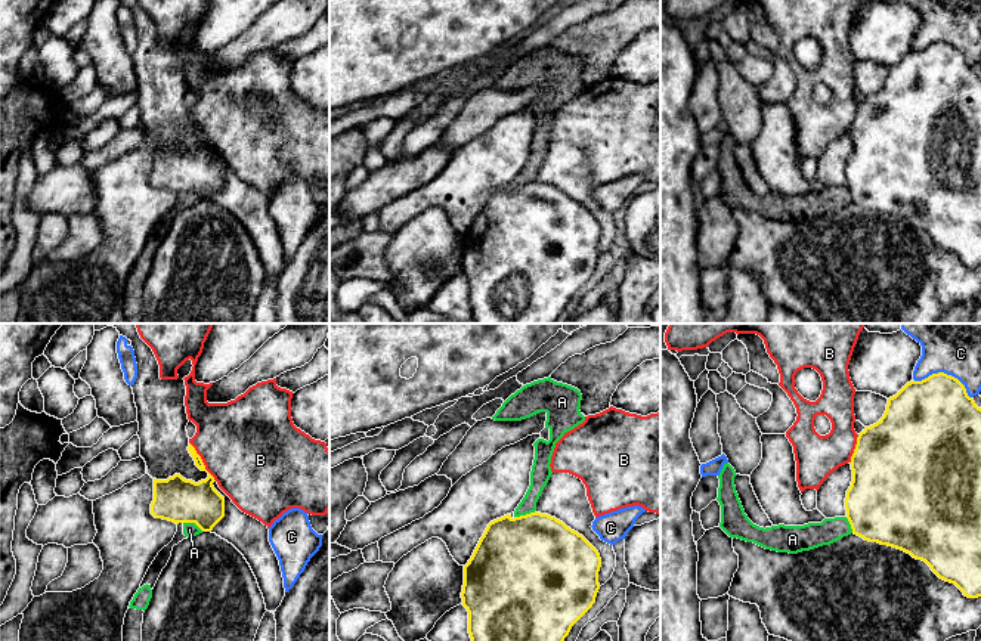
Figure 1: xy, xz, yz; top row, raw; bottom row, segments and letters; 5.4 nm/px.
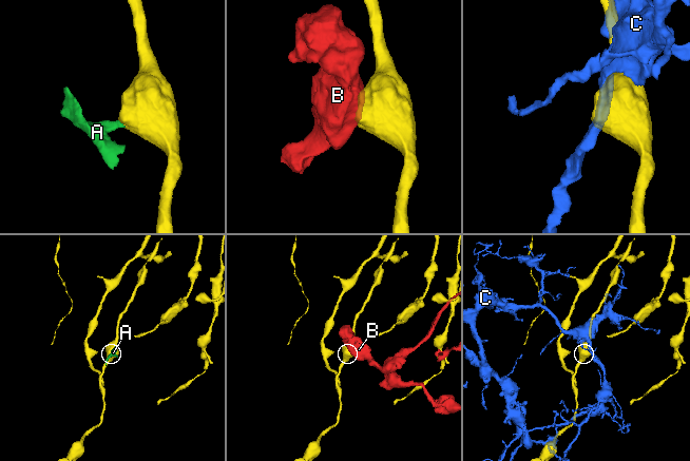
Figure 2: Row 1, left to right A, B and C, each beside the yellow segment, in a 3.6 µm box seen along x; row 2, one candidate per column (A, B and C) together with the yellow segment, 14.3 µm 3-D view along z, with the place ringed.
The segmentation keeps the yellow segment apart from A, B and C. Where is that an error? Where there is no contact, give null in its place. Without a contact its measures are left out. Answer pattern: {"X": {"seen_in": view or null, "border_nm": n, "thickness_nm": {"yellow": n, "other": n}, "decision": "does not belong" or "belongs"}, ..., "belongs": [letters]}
{"A": {"seen_in": "xz", "border_nm": 130, "thickness_nm": {"yellow": 500, "other": 110}, "decision": "does not belong"}, "B": {"seen_in": "xy", "border_nm": 260, "thickness_nm": {"yellow": 240, "other": 480}, "decision": "does not belong"}, "C": {"seen_in": "yz", "border_nm": 320, "thickness_nm": {"yellow": 440, "other": 360}, "decision": "does not belong"}, "belongs": []}

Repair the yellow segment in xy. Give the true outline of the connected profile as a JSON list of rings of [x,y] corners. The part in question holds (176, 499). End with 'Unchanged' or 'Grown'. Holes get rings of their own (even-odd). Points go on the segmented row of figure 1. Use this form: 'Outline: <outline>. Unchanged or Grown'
Outline: [[[208,473],[205,480],[198,483],[174,474],[167,480],[154,479],[154,501],[151,514],[155,518],[163,518],[179,523],[195,523],[202,532],[211,532],[213,527],[225,517],[225,498],[214,489],[214,477]]]. Unchanged

